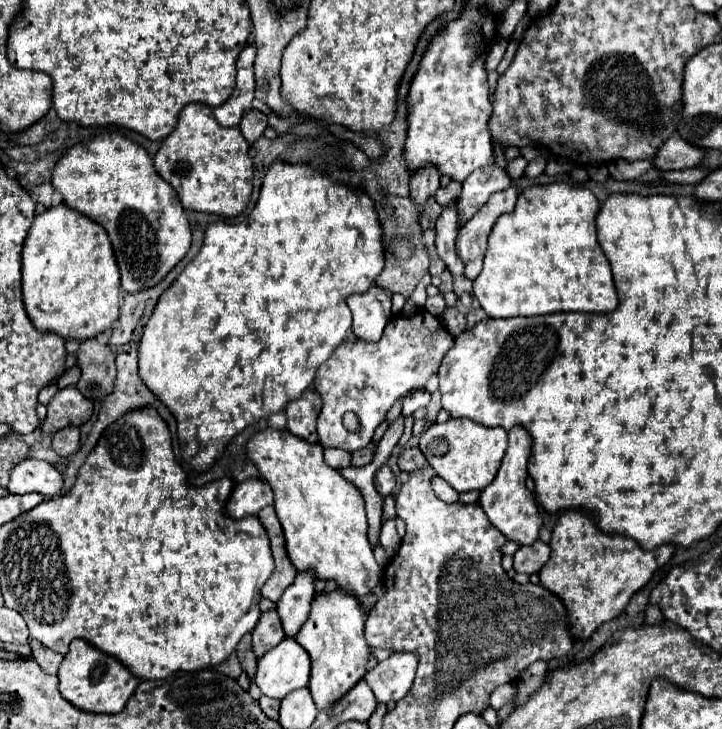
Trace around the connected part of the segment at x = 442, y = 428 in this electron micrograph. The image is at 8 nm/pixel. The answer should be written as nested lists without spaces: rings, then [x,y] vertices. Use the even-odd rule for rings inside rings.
[[[449,419],[447,423],[433,423],[421,435],[419,447],[437,475],[447,481],[457,493],[483,491],[499,471],[507,449],[507,431],[503,427],[483,427],[469,419]]]

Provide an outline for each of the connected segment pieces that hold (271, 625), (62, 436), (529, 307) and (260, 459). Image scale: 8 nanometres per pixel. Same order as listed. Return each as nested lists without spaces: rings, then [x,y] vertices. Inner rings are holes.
[[[277,611],[263,613],[259,623],[253,629],[253,651],[255,651],[257,659],[263,657],[267,649],[273,649],[275,645],[279,645],[283,639],[285,639],[285,633],[283,633]]]
[[[67,427],[53,435],[53,449],[61,457],[69,457],[79,449],[79,429]]]
[[[551,183],[521,191],[515,211],[501,215],[491,227],[485,265],[473,281],[473,293],[485,313],[509,319],[559,311],[615,311],[617,291],[597,241],[597,213],[597,197],[583,187]]]
[[[265,429],[257,433],[247,443],[247,453],[275,493],[275,509],[285,531],[287,553],[293,567],[297,571],[313,571],[315,579],[335,581],[341,591],[355,595],[363,609],[371,609],[377,603],[373,587],[379,583],[383,569],[377,565],[373,549],[367,541],[367,517],[365,501],[361,501],[361,491],[353,483],[343,479],[337,469],[327,467],[327,463],[323,461],[323,447],[311,445],[305,439],[291,435],[289,431]]]

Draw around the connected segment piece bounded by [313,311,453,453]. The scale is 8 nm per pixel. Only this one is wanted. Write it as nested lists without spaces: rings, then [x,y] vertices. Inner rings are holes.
[[[419,311],[413,317],[397,315],[395,319],[391,319],[387,323],[385,333],[377,343],[367,343],[367,341],[345,341],[345,343],[341,343],[335,349],[335,353],[319,367],[315,383],[313,383],[317,393],[323,399],[323,409],[321,409],[321,415],[317,421],[319,443],[323,447],[339,447],[339,449],[345,449],[349,453],[365,447],[371,441],[377,425],[385,419],[391,405],[399,397],[405,397],[409,391],[423,389],[427,377],[431,377],[439,369],[439,365],[441,365],[441,361],[443,361],[443,357],[451,345],[453,345],[451,333],[443,327],[443,323],[439,319],[435,319],[427,311]],[[347,411],[353,411],[357,415],[359,431],[347,431],[345,425],[341,423],[341,419]]]

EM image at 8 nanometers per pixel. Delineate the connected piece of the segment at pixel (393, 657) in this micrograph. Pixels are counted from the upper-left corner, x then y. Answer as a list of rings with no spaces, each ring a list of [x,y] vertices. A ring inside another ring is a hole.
[[[391,653],[385,661],[379,661],[365,673],[365,681],[373,689],[379,703],[399,701],[413,685],[419,657],[415,653]]]

